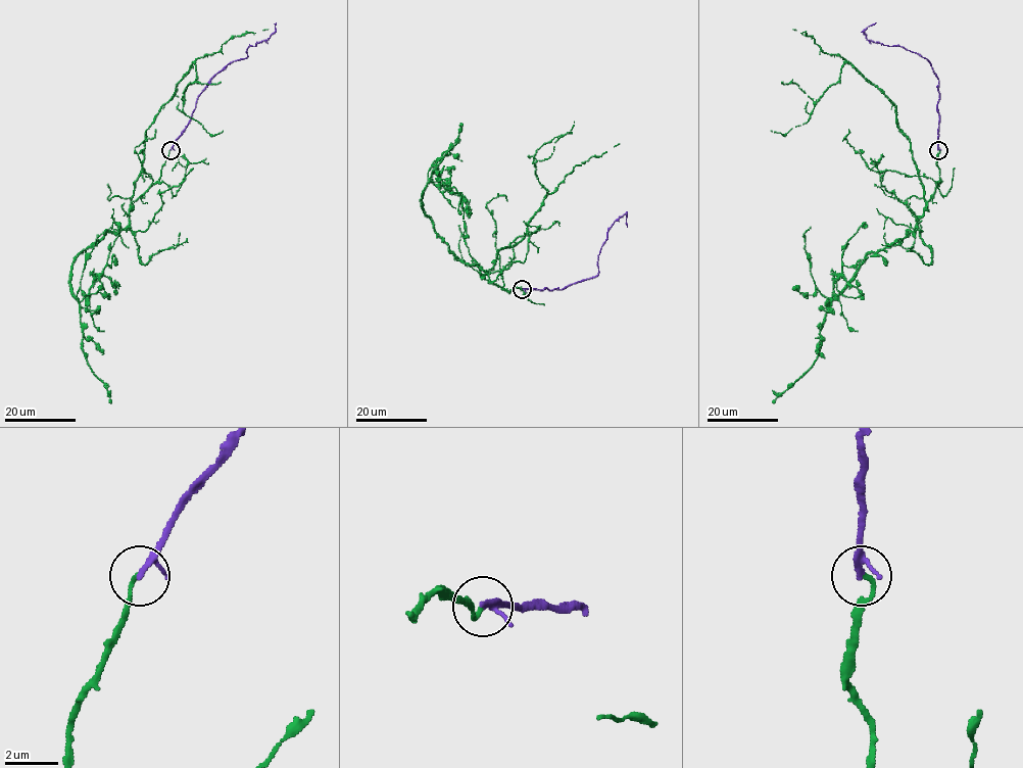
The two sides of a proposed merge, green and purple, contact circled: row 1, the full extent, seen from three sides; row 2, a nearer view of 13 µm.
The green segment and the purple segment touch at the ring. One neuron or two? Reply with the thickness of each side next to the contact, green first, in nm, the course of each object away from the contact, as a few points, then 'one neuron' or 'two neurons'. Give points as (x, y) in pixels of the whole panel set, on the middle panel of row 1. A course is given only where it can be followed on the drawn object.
150 nm thick on the green side, 160 nm on the other; green runs (522, 289), (507, 292), (482, 277), (496, 253), (523, 237), (547, 192), (534, 163), (547, 159), (574, 121); purple runs (522, 289), (564, 289), (594, 278), (609, 229), (625, 214), (627, 227); one neuron

